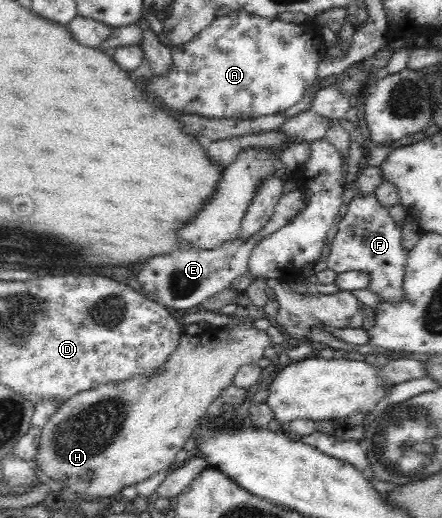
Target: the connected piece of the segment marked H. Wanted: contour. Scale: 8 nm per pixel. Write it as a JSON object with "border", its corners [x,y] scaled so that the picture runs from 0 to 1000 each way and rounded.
{"border":[[[548,614],[548,620],[552,620],[552,624],[538,633],[514,641],[482,633],[457,643],[416,641],[403,674],[378,693],[373,714],[364,722],[353,722],[337,730],[326,730],[326,726],[319,730],[317,726],[301,728],[292,734],[269,737],[262,745],[235,741],[222,745],[217,751],[174,759],[167,766],[154,770],[154,774],[140,776],[131,784],[131,790],[122,793],[122,801],[111,805],[104,817],[90,824],[93,840],[90,849],[86,849],[86,867],[77,886],[84,913],[90,913],[95,925],[120,925],[122,929],[138,932],[140,940],[163,944],[163,948],[176,956],[204,959],[224,967],[224,963],[235,959],[260,963],[276,942],[290,940],[290,936],[308,936],[310,932],[335,925],[342,917],[367,909],[367,905],[387,907],[394,902],[394,884],[398,876],[412,867],[421,849],[437,840],[441,824],[448,820],[448,809],[466,803],[466,788],[484,774],[484,770],[489,770],[489,766],[498,764],[502,751],[516,747],[516,743],[525,743],[525,728],[529,728],[534,712],[538,712],[543,705],[575,703],[575,697],[584,697],[584,693],[593,689],[593,681],[597,681],[602,670],[615,664],[597,637],[579,637],[579,633],[570,629],[572,620],[566,618],[566,614]]]}

